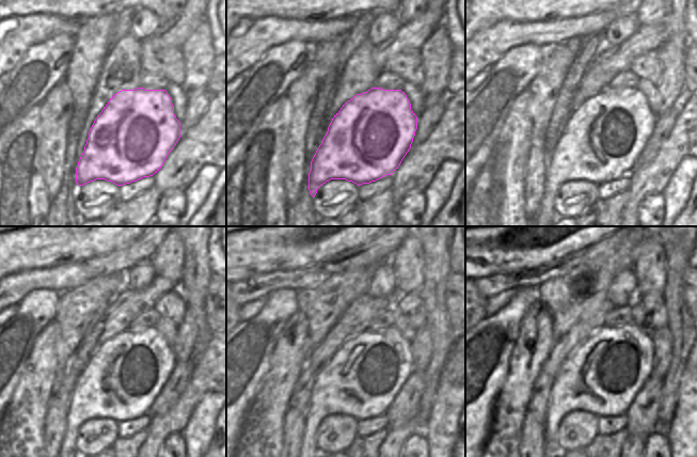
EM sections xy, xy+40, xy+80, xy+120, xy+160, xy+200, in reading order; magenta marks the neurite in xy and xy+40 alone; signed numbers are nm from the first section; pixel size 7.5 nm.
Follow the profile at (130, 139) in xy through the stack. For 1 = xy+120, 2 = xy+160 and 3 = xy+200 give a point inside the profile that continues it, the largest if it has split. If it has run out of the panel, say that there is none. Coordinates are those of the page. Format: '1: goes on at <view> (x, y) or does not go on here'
1: goes on at xy+120 (122, 380)
2: goes on at xy+160 (363, 377)
3: goes on at xy+200 (602, 376)

